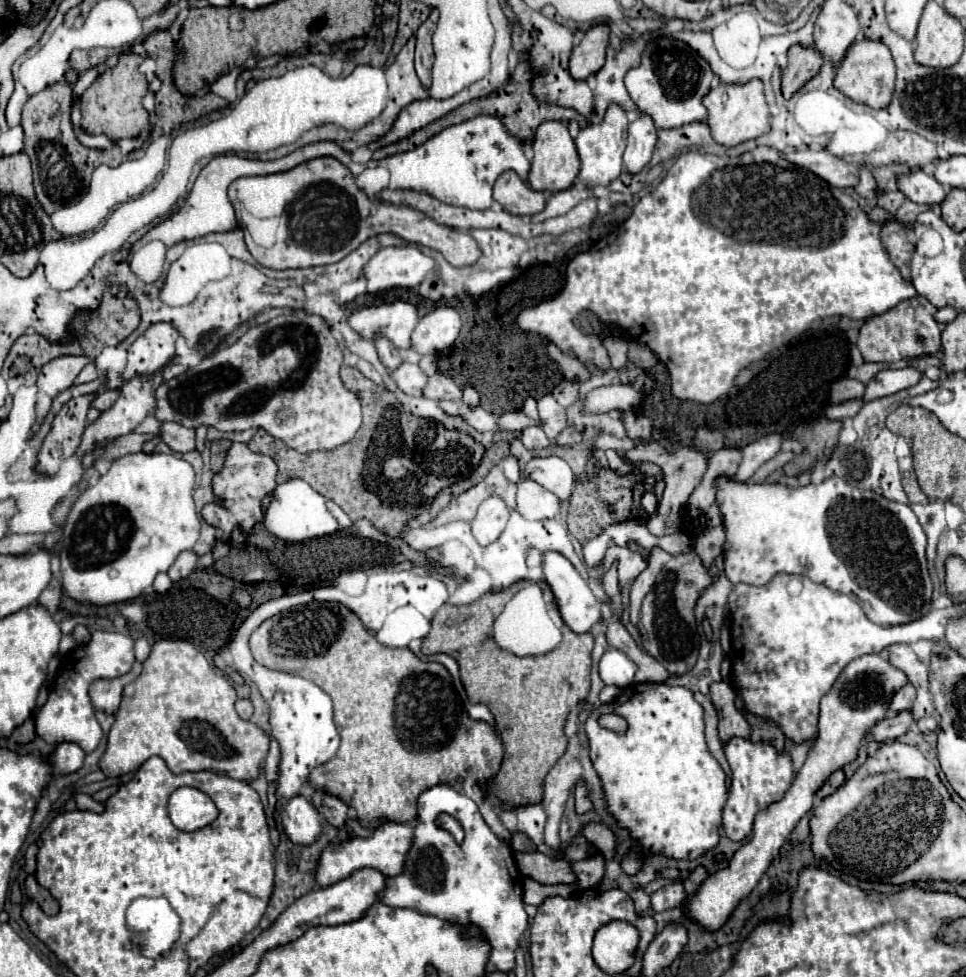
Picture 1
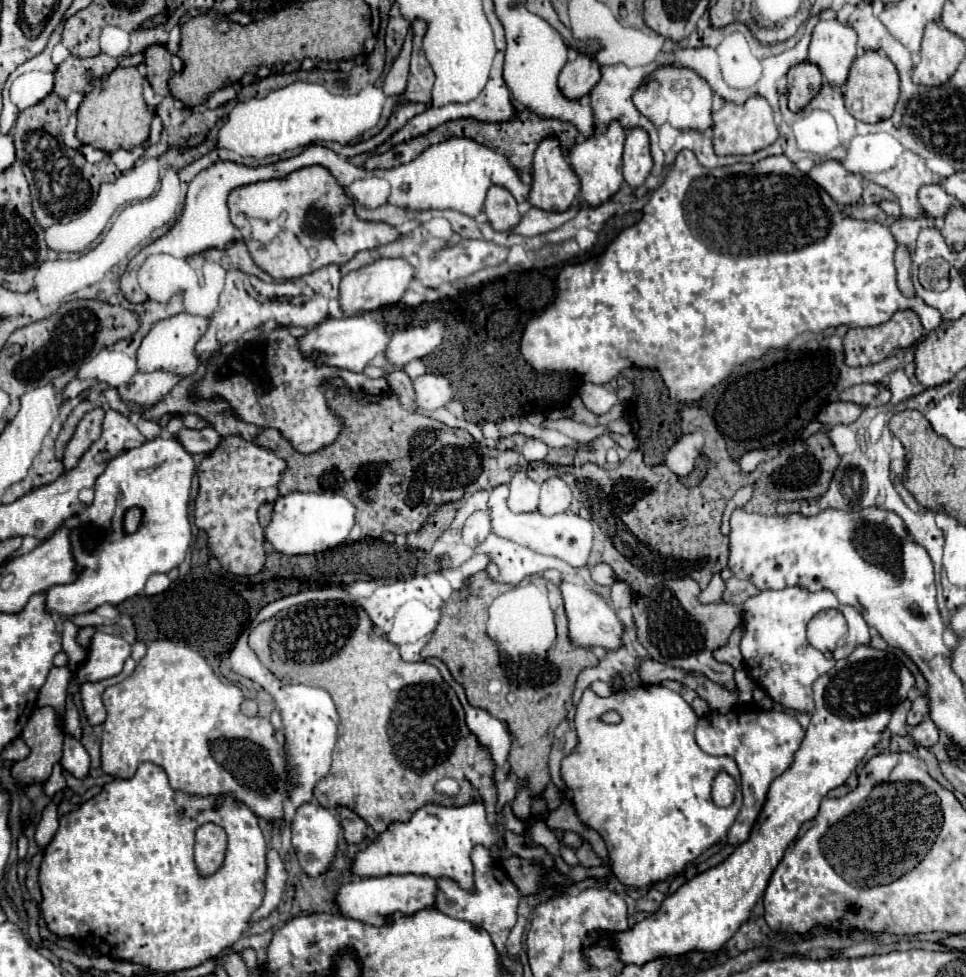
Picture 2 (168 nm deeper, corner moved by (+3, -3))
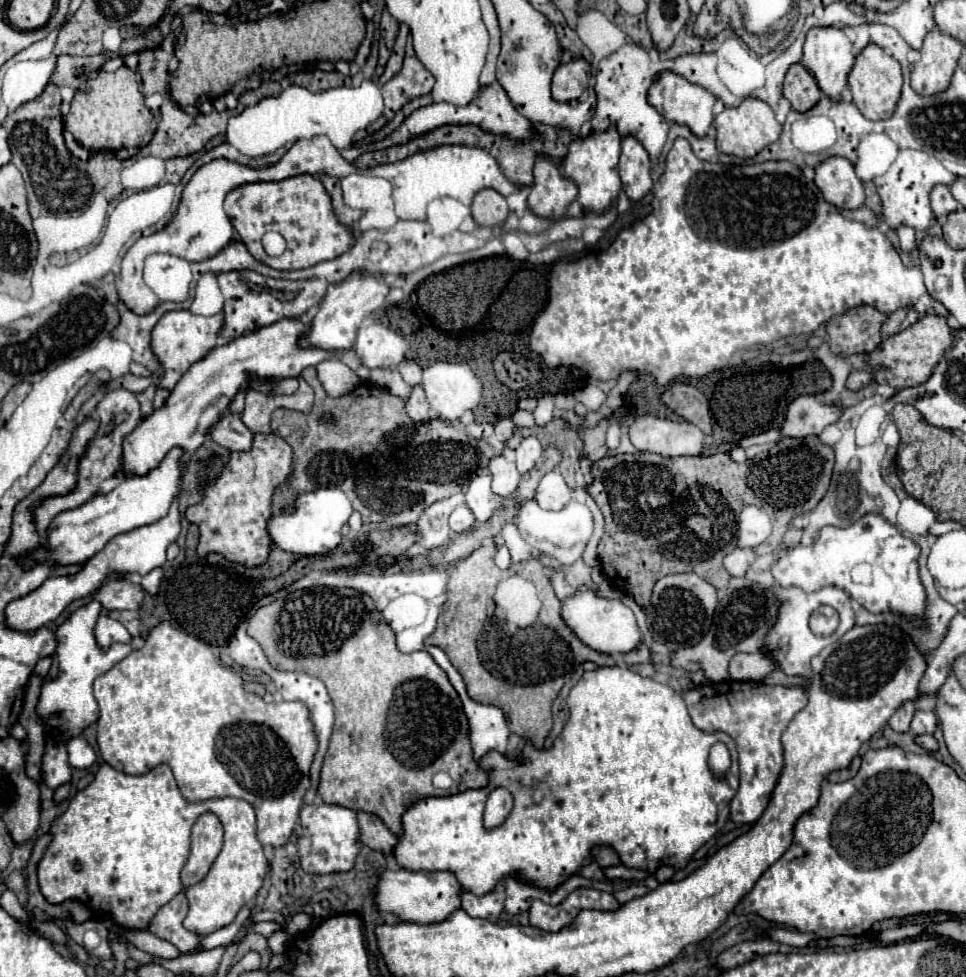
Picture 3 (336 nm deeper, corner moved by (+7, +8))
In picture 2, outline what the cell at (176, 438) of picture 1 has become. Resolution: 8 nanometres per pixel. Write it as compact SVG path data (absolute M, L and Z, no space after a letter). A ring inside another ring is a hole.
M184 428L178 434L178 440L182 442L182 446L190 454L196 454L196 452L210 454L212 450L216 450L216 446L220 444L222 436L214 428L202 428L202 430L188 430L188 428Z

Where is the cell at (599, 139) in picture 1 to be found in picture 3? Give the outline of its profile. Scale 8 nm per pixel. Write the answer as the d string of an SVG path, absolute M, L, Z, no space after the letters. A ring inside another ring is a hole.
M610 125L606 131L592 131L584 139L574 139L568 147L568 155L564 159L564 175L578 185L578 199L588 211L604 211L618 197L622 183L618 177L618 157L620 157L620 133L616 125Z

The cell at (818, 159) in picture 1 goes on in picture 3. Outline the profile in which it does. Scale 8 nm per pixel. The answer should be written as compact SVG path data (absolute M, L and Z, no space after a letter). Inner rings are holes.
M828 157L816 167L816 185L820 187L824 199L840 209L858 209L864 203L864 185L854 173L854 165L844 157Z

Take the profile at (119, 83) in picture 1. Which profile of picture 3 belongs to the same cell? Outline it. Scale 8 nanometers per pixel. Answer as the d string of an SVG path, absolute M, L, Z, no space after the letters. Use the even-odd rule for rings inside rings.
M122 65L116 73L98 71L96 79L88 79L86 87L76 91L70 113L66 115L66 129L74 139L86 149L120 149L120 147L140 147L142 135L150 131L152 113L144 105L144 95L138 87L136 73Z

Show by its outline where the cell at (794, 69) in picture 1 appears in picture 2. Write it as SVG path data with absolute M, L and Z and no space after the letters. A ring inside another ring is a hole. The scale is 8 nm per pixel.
M802 62L788 72L788 106L792 112L800 112L814 96L818 96L822 88L822 74L820 70L810 64Z

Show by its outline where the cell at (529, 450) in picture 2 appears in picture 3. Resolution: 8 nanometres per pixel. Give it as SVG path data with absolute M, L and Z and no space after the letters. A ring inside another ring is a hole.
M530 435L530 437L524 437L520 447L516 449L516 463L518 463L518 469L524 473L528 469L534 467L534 463L542 457L542 445L540 441Z

